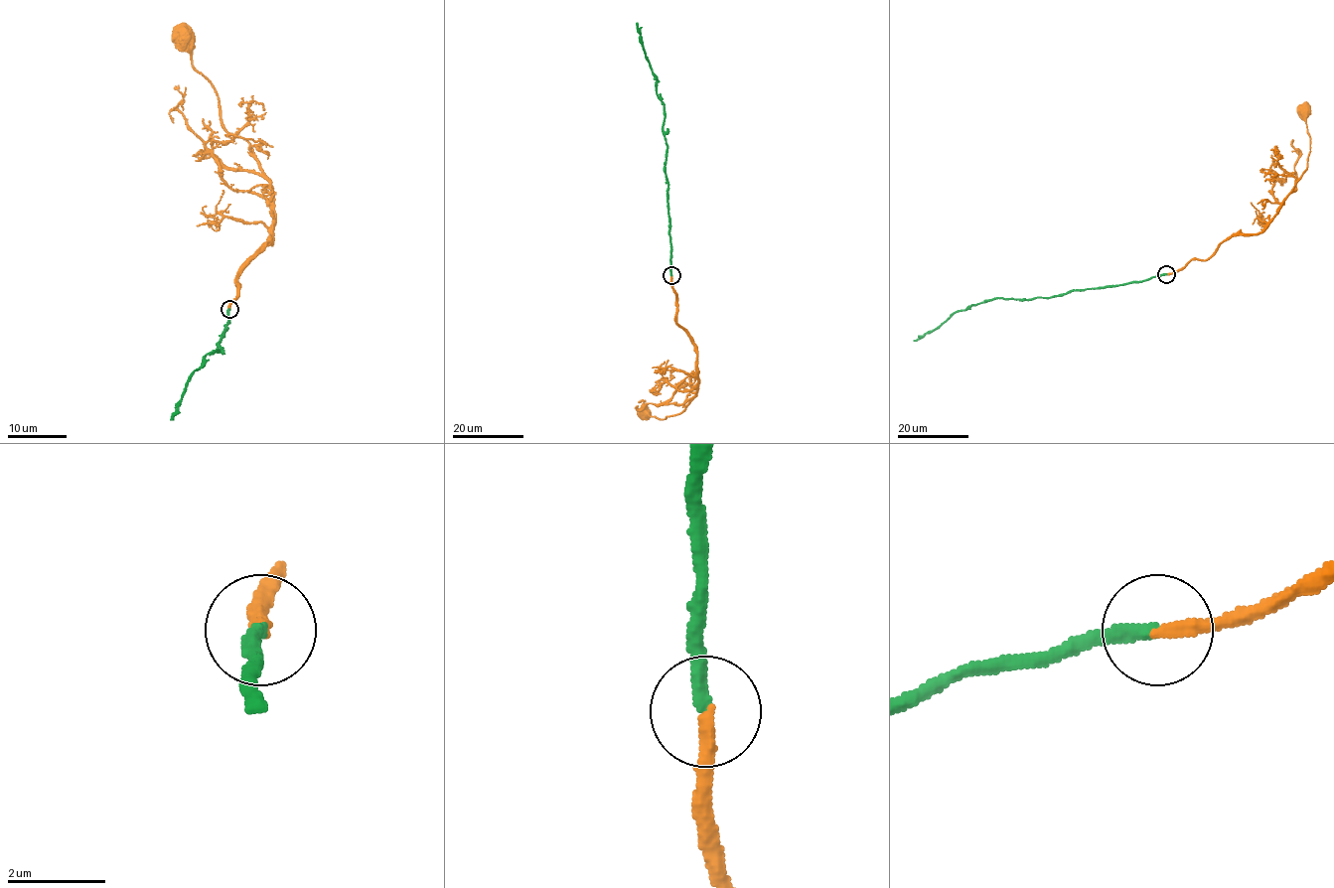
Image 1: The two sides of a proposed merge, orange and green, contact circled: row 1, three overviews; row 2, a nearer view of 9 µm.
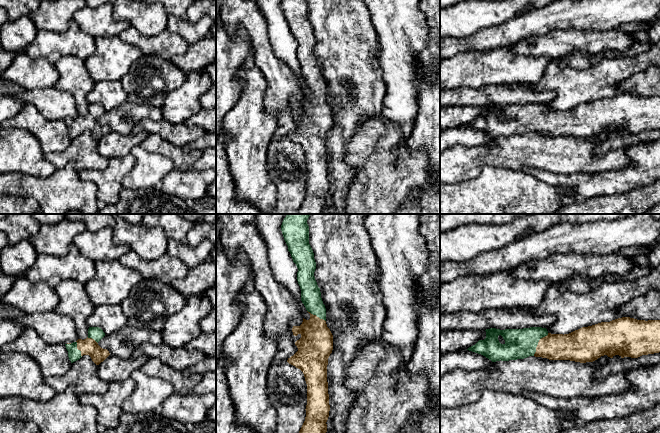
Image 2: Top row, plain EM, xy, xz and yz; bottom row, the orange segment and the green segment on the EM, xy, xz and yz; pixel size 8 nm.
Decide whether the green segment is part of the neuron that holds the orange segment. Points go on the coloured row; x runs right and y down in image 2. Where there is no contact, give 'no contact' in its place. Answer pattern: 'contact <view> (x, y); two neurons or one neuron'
contact yz (538, 343); one neuron

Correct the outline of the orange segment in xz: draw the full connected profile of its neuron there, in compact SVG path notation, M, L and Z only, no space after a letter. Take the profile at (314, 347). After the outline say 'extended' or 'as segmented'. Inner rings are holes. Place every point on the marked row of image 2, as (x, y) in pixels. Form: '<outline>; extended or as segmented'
M287 214L281 225L281 231L284 240L288 246L288 251L291 254L293 262L298 268L297 281L301 289L301 301L304 304L308 313L310 314L309 320L303 318L303 322L300 326L293 326L292 328L293 335L297 336L298 334L300 334L301 338L295 342L298 351L293 356L288 358L287 362L303 372L307 384L307 405L305 409L306 417L299 433L326 433L326 422L328 420L330 411L327 382L327 365L328 358L333 350L333 335L326 324L326 308L321 298L320 288L318 287L314 277L316 262L314 259L313 250L309 244L309 226L307 224L307 220L310 215L311 214Z; extended

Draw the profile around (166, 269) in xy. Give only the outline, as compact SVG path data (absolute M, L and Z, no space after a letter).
M130 249L119 258L119 262L138 271L145 280L156 280L165 284L185 278L189 271L181 260L167 253L156 260L147 261Z

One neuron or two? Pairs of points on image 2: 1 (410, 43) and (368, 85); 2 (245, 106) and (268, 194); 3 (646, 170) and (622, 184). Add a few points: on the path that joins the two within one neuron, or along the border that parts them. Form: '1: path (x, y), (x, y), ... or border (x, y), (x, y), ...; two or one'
1: border (376, 48), (376, 57), (385, 84), (386, 94); two
2: path (248, 128), (249, 172); one
3: path (640, 173), (628, 178); one

